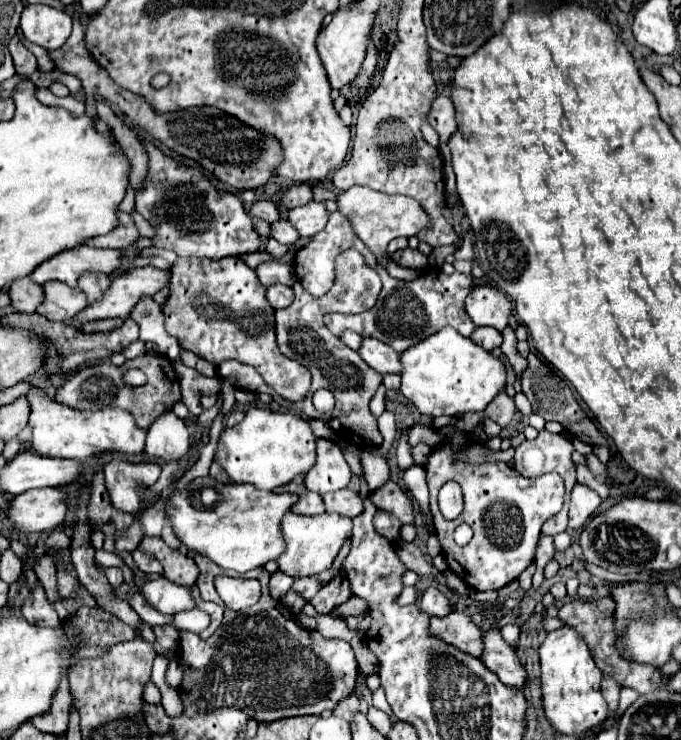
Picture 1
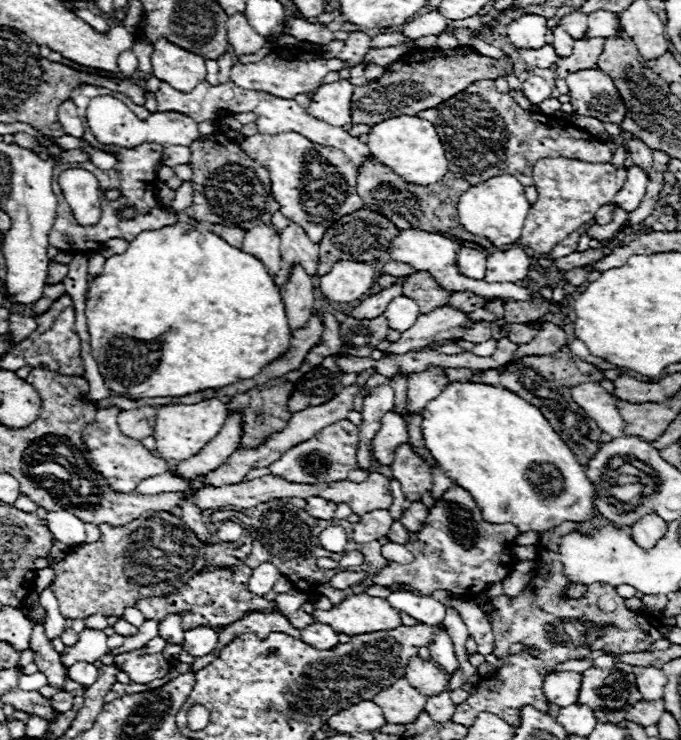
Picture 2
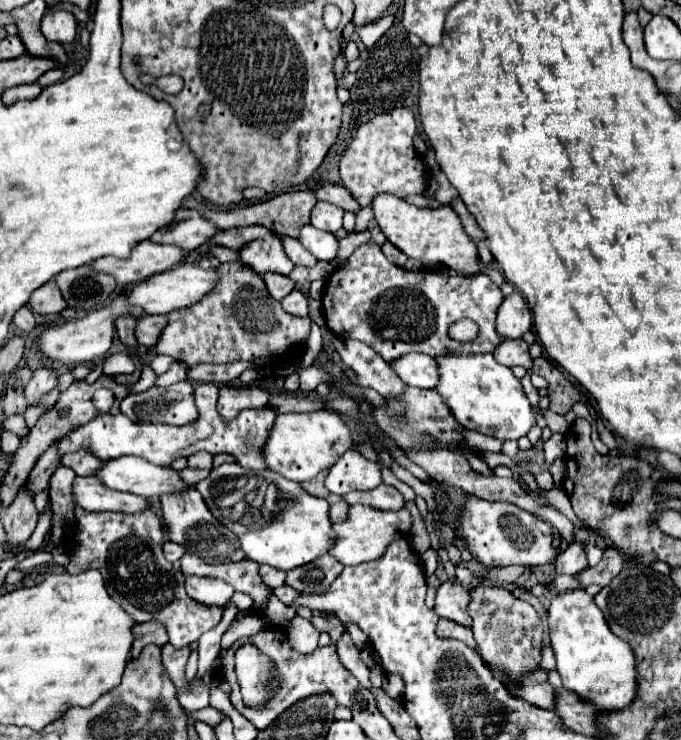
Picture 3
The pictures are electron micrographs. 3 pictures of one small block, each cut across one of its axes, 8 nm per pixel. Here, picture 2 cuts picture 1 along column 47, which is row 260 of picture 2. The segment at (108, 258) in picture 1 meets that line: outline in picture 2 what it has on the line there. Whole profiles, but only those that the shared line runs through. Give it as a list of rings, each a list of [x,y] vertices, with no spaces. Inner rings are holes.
[[[262,224],[262,226],[250,228],[244,236],[242,250],[258,256],[258,260],[264,262],[266,270],[272,276],[276,276],[276,272],[280,270],[280,260],[282,260],[282,256],[280,256],[280,236],[272,226]]]

